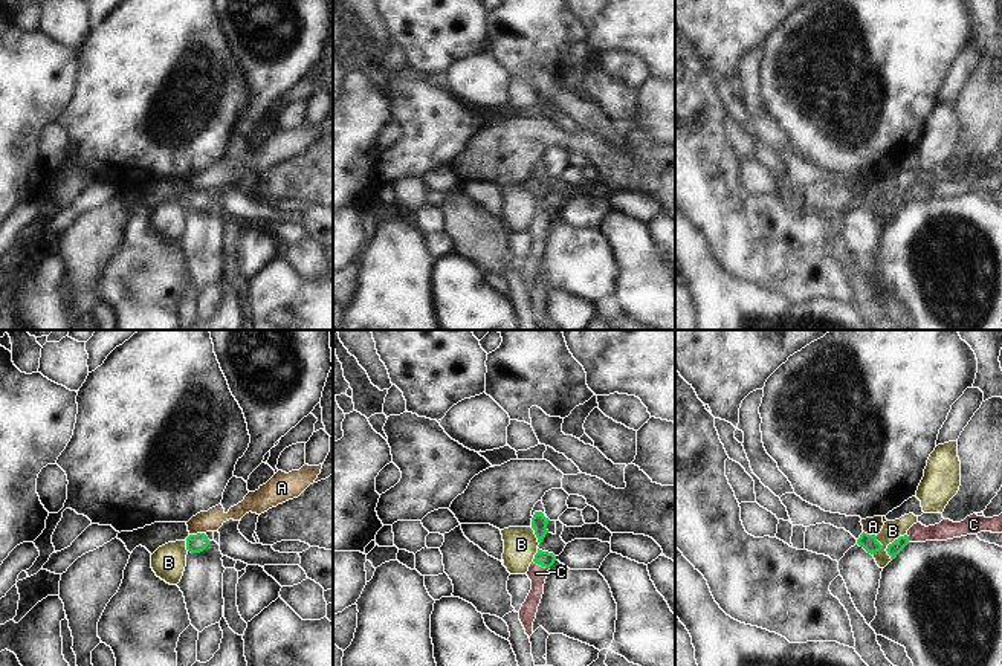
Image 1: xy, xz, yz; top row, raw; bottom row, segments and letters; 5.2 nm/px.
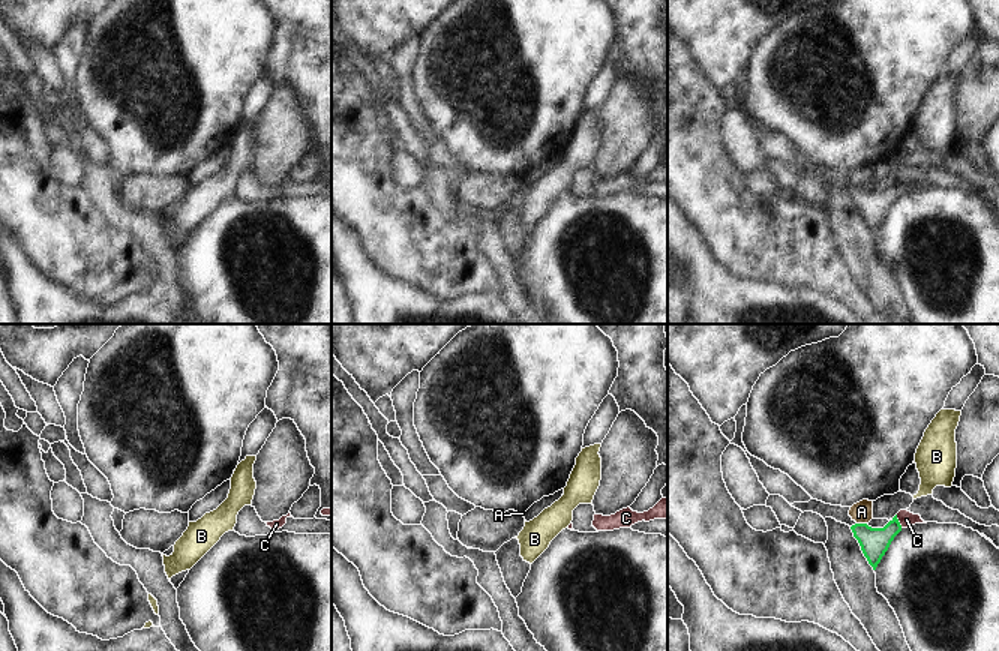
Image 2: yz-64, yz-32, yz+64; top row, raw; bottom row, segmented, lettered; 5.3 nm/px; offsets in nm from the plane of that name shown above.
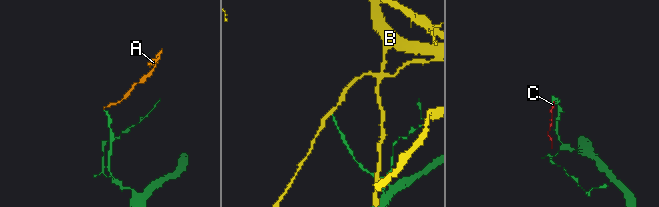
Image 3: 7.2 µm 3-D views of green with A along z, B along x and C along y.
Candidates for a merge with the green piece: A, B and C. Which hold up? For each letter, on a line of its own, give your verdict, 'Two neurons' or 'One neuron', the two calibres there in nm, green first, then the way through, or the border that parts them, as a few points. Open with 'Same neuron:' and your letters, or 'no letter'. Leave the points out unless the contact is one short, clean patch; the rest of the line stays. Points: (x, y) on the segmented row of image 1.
Same neuron: C
A: Two neurons. Thickness 100 nm (green) against 110 nm. Boundary: xy (203, 532), (190, 535)
B: Two neurons. Thickness 70 nm (green) against 100 nm. Boundary: yz (905, 533), (872, 555)
C: One neuron. Thickness 80 nm (green) against 90 nm. Path across: xz (546, 559), (541, 565), (536, 573).

